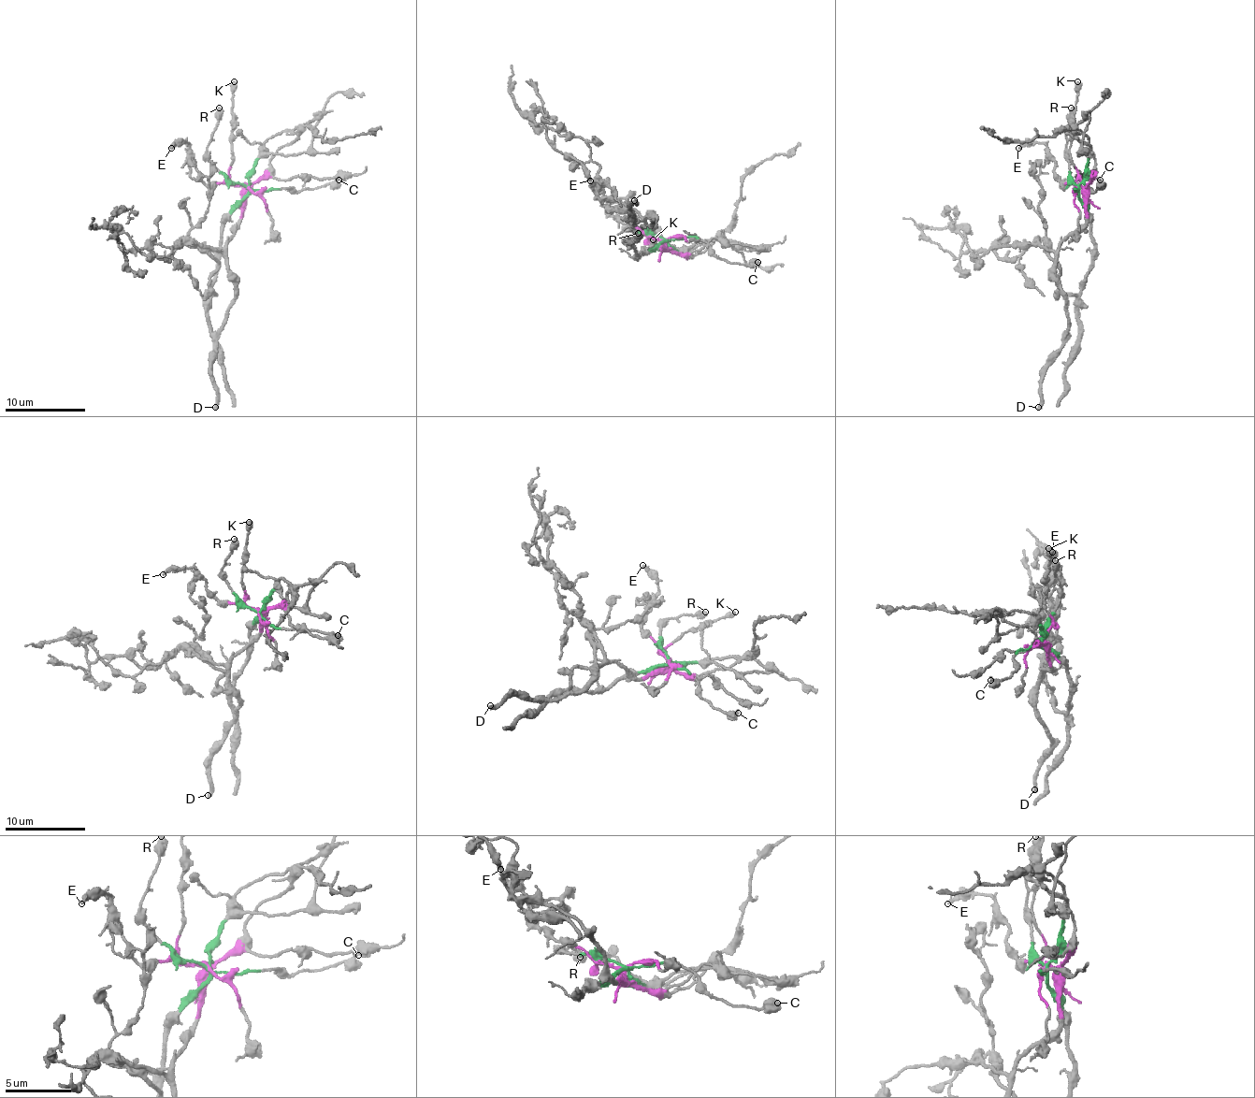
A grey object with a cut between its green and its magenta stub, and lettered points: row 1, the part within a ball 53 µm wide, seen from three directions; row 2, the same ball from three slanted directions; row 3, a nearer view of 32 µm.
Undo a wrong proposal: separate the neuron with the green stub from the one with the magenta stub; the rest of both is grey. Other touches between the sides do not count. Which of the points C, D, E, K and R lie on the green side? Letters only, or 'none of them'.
C, R

